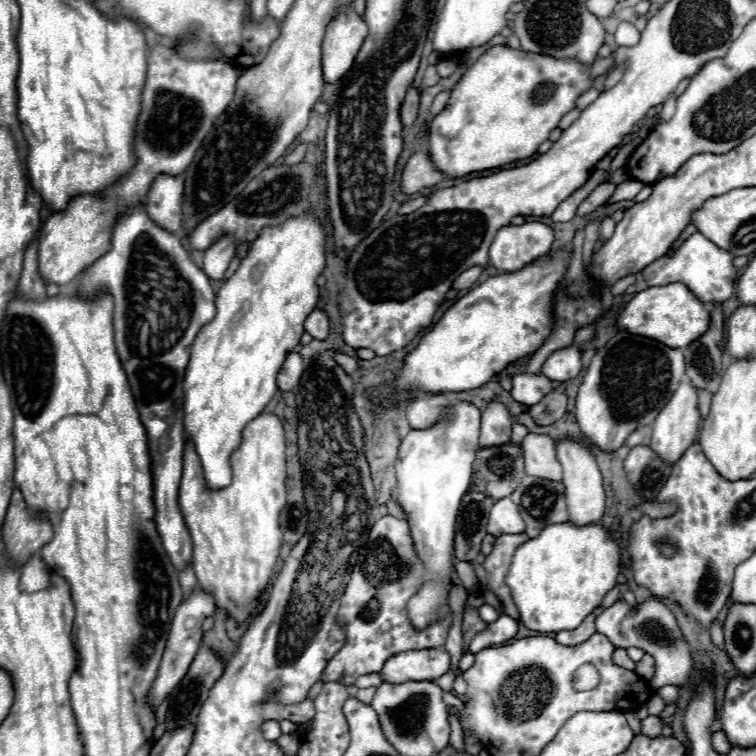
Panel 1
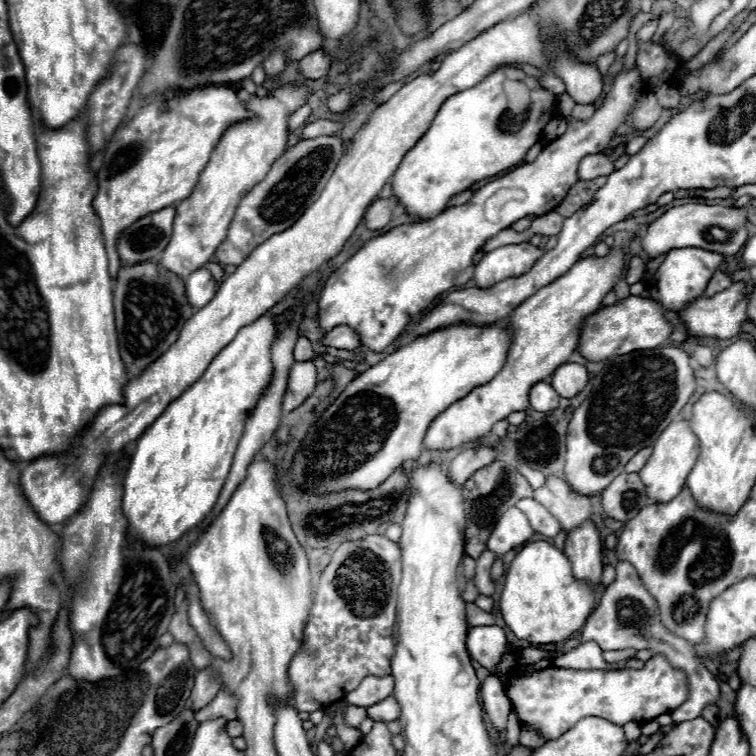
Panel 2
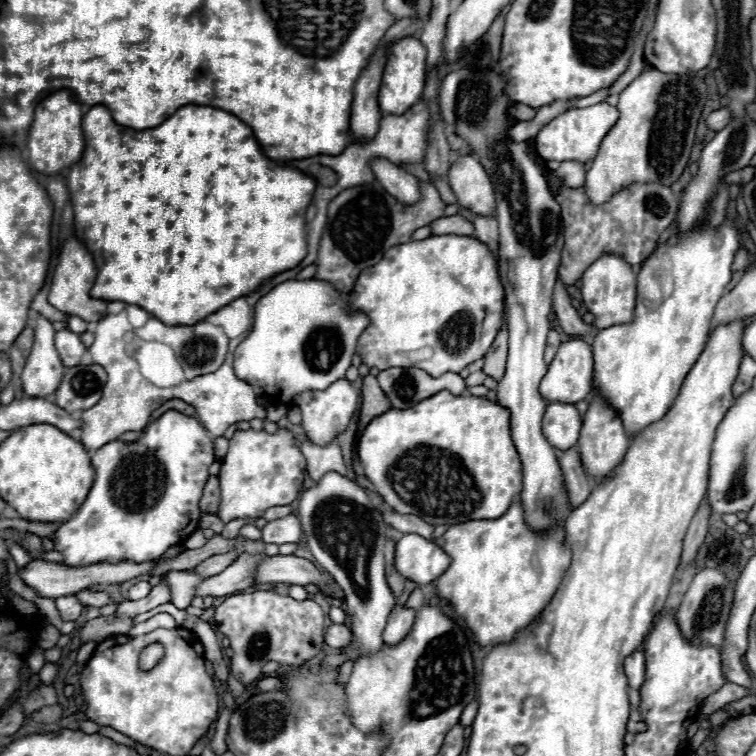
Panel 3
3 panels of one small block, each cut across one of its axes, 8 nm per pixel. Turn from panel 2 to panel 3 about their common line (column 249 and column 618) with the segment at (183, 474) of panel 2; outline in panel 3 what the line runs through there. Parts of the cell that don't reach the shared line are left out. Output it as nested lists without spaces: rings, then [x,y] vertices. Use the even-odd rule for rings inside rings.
[[[730,218],[718,228],[708,228],[702,222],[690,234],[671,236],[638,272],[634,320],[596,334],[592,388],[620,416],[628,436],[638,436],[672,408],[686,374],[704,350],[714,306],[732,280],[730,266],[738,246],[740,232]]]

